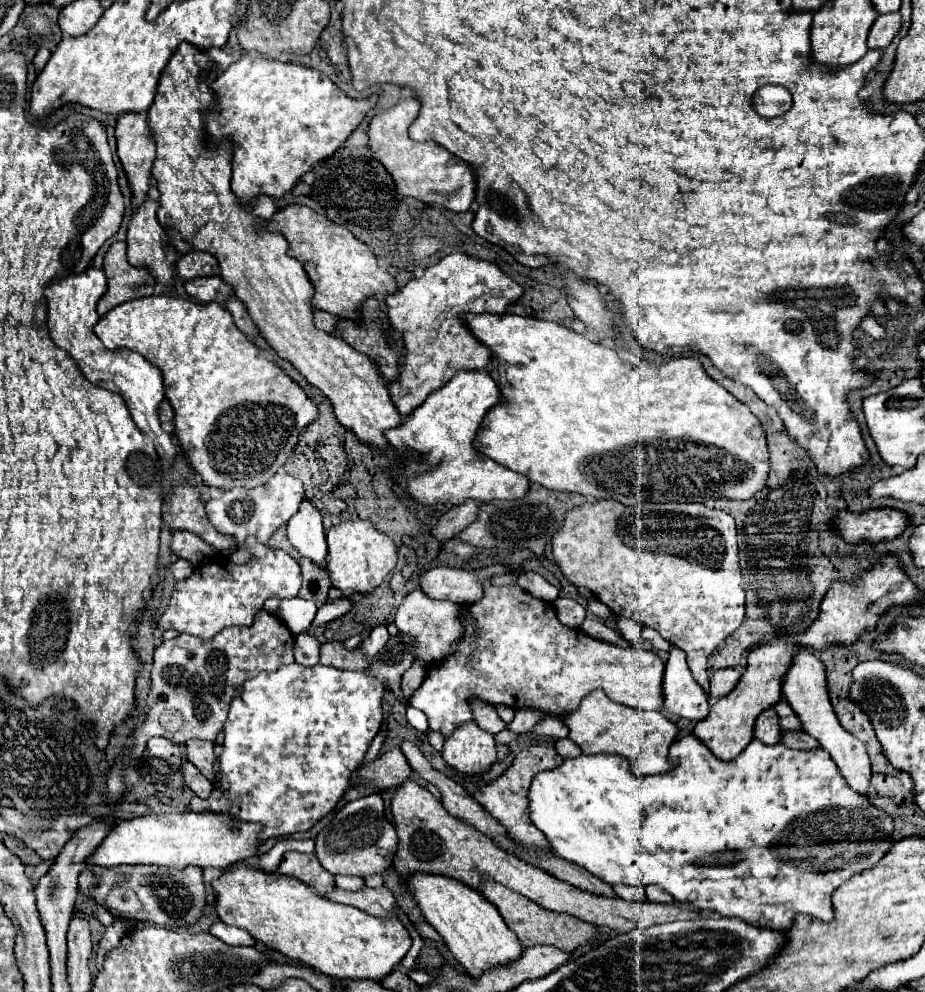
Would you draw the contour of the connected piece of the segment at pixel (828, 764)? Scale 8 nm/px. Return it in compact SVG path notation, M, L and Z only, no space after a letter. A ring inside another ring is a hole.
M694 735L682 737L670 747L670 759L676 761L676 767L672 767L666 773L660 775L648 775L648 777L636 777L628 767L628 761L618 755L580 755L576 759L566 759L560 767L552 771L538 773L532 779L530 791L528 791L528 815L530 821L540 829L550 845L550 849L580 867L584 867L594 877L602 879L608 885L634 885L634 887L648 887L648 885L660 885L666 893L674 897L678 903L692 905L700 911L716 911L724 917L738 917L746 923L752 923L754 927L768 927L774 931L786 931L792 925L792 915L804 913L820 921L832 919L832 891L838 889L844 881L848 881L852 875L872 867L882 859L882 855L892 847L892 819L876 809L868 797L852 791L846 783L846 779L840 775L836 763L824 749L812 749L812 751L800 751L790 749L782 743L778 745L764 745L758 739L754 739L736 759L730 763L716 759L700 739Z

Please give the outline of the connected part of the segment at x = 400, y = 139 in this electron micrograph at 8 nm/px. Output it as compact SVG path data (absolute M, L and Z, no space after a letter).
M410 97L372 119L368 129L368 139L370 139L368 147L372 159L382 163L384 169L392 173L398 195L414 197L424 203L442 205L456 213L468 211L474 201L474 189L476 189L476 177L472 173L472 167L432 141L414 143L408 137L408 127L416 119L418 111L420 111L420 103L414 97Z

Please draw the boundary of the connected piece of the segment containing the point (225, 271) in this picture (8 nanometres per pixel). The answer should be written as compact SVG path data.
M180 43L174 55L168 59L156 87L154 103L148 109L148 127L150 135L156 143L156 159L152 167L152 177L158 183L160 191L160 209L158 209L158 221L164 227L170 243L178 253L190 253L190 251L206 251L212 253L218 259L222 279L230 283L236 291L236 297L246 305L250 317L258 325L264 339L270 343L270 347L286 361L294 365L298 373L302 373L314 387L318 387L334 407L336 419L352 429L360 441L366 445L388 451L390 445L384 439L384 431L400 425L400 415L396 407L390 403L390 395L386 389L386 381L380 377L374 363L354 351L344 339L320 331L312 323L314 307L310 303L312 299L312 283L304 275L302 263L288 257L288 241L280 233L268 233L266 221L260 217L254 217L250 207L244 207L238 203L236 195L230 189L230 159L232 149L230 143L220 143L216 151L210 151L206 131L204 131L204 111L216 103L216 95L212 93L206 79L216 79L220 75L220 67L210 59L208 51L200 51L198 47L190 43Z

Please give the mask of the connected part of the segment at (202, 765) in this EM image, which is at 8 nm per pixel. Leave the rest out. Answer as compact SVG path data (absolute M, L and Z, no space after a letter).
M188 741L186 747L188 747L188 761L194 763L198 767L198 771L214 783L216 781L214 743L210 743L210 741Z

